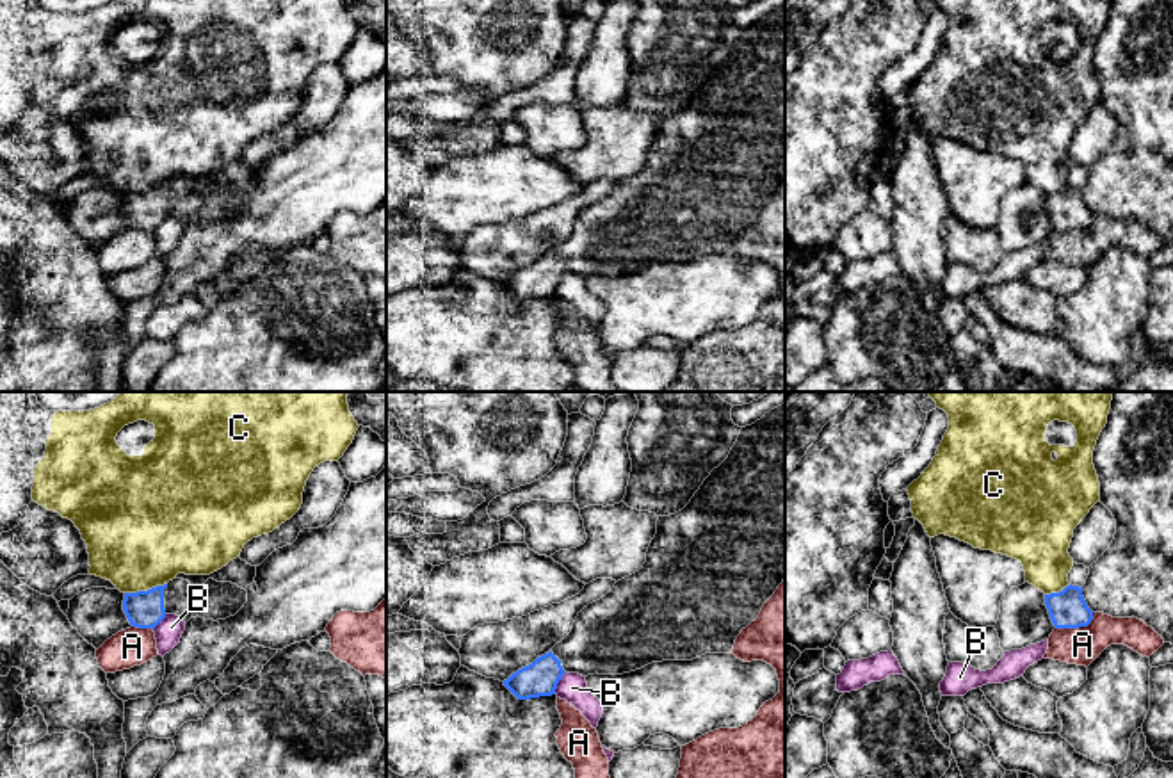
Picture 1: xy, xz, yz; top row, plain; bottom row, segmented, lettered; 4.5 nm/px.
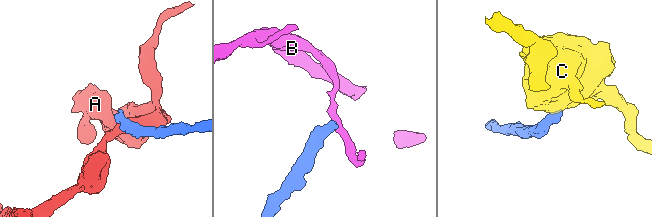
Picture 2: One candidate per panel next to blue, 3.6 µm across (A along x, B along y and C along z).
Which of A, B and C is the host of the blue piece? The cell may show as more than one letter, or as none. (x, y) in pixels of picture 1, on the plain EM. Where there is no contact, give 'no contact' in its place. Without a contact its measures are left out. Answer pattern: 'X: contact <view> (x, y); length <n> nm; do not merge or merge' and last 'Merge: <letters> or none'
A: contact yz (1077, 228); length 190 nm; do not merge
B: contact xz (558, 283); length 120 nm; do not merge
C: contact xy (145, 193); length 200 nm; do not merge
Merge: none

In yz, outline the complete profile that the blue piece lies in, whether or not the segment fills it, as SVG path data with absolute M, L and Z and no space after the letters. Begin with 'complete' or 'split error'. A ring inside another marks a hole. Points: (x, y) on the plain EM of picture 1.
complete; M1070 185L1059 194L1045 196L1045 207L1056 230L1088 228L1093 221L1079 187Z

